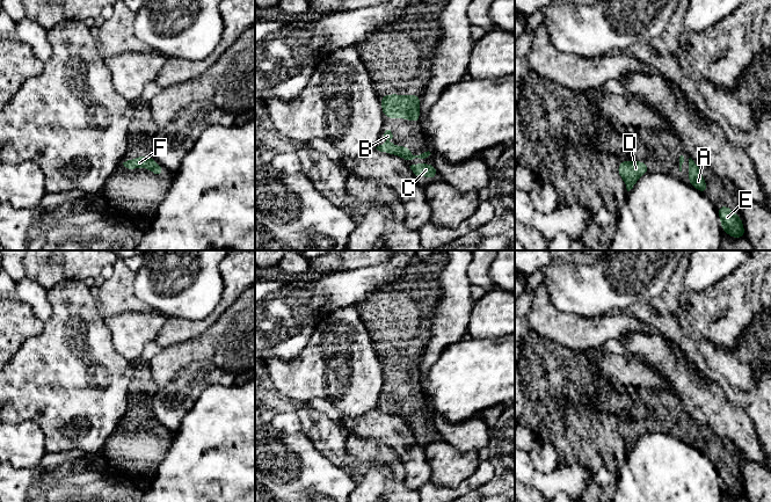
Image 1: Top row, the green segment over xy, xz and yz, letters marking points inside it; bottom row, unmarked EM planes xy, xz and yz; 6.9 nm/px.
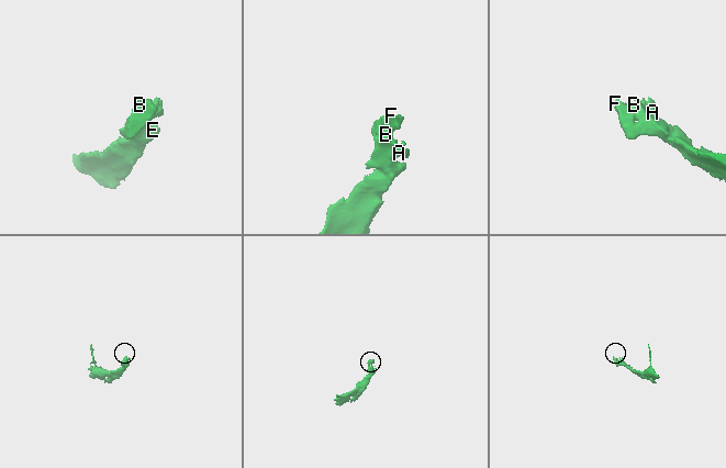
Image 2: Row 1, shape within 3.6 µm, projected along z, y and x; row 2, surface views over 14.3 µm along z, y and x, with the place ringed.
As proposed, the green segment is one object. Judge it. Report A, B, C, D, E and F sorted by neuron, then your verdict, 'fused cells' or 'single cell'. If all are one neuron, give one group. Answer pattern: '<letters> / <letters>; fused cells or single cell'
A B C D E F; single cell

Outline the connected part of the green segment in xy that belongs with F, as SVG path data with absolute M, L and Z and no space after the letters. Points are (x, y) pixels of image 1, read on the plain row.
M151 415L138 416L131 420L123 422L124 427L129 429L134 429L138 427L144 427L154 432L155 436L161 437L163 434L163 428L159 423L154 422L154 419Z

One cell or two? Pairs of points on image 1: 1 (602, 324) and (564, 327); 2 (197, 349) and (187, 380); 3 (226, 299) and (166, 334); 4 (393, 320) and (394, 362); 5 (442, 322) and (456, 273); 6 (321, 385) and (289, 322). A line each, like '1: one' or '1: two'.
1: one
2: two
3: one
4: one
5: one
6: two

